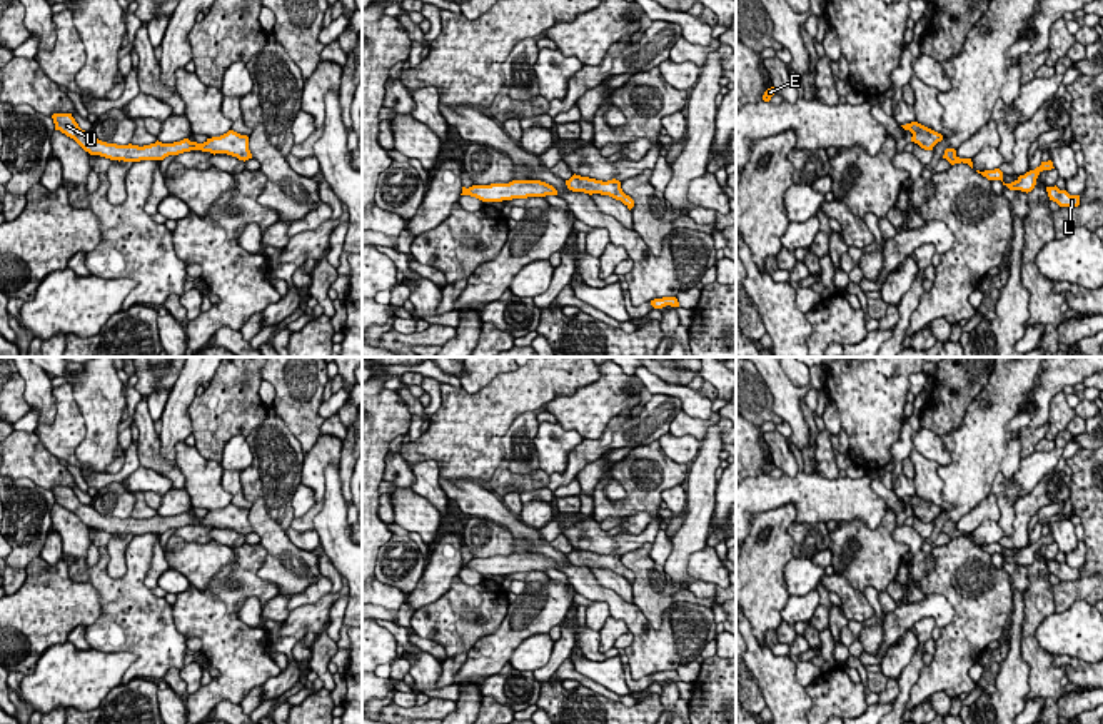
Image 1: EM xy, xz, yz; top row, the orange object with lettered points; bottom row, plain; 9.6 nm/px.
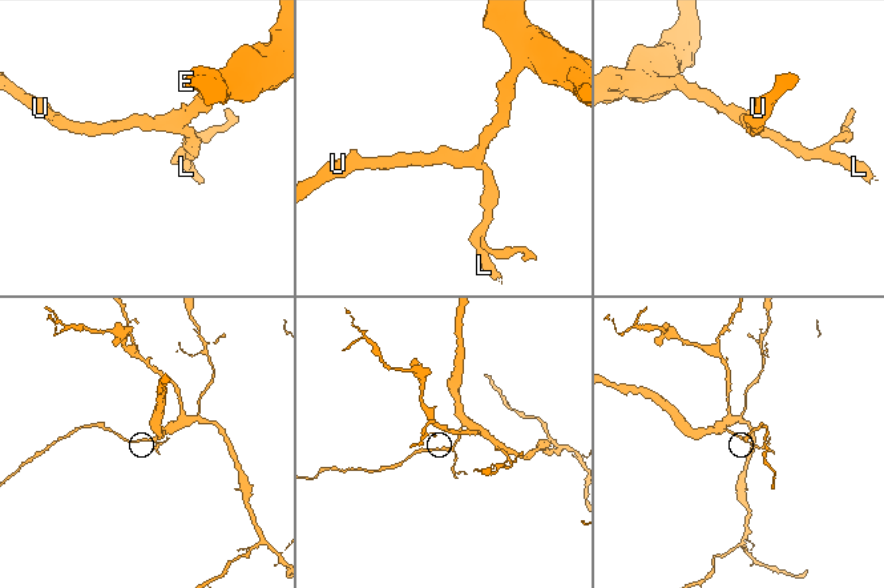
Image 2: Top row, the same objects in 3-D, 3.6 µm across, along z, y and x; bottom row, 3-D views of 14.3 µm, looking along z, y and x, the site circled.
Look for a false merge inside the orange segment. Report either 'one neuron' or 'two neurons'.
one neuron

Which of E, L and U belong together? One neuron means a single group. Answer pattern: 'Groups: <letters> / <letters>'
Groups: E L U

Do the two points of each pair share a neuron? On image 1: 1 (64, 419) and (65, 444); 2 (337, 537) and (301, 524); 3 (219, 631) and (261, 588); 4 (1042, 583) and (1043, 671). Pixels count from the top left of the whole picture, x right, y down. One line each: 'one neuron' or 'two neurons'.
1: one neuron
2: two neurons
3: one neuron
4: one neuron

